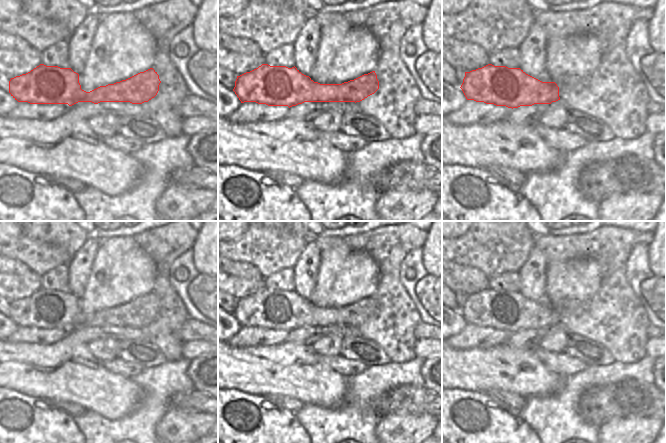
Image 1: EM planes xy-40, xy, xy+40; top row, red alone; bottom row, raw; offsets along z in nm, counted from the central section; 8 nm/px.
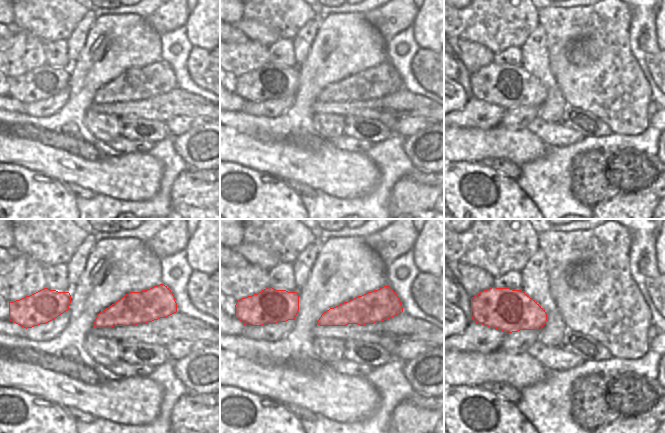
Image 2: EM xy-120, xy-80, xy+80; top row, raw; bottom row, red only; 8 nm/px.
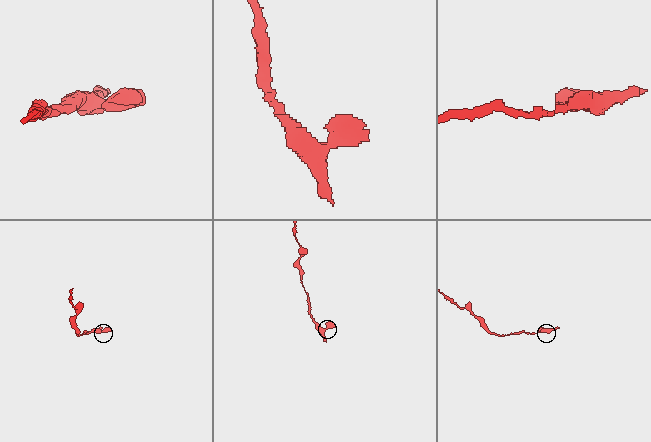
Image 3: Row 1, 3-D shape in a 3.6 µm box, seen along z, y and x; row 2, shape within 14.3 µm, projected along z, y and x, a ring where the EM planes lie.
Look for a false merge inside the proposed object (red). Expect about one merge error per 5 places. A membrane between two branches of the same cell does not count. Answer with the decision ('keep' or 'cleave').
keep

